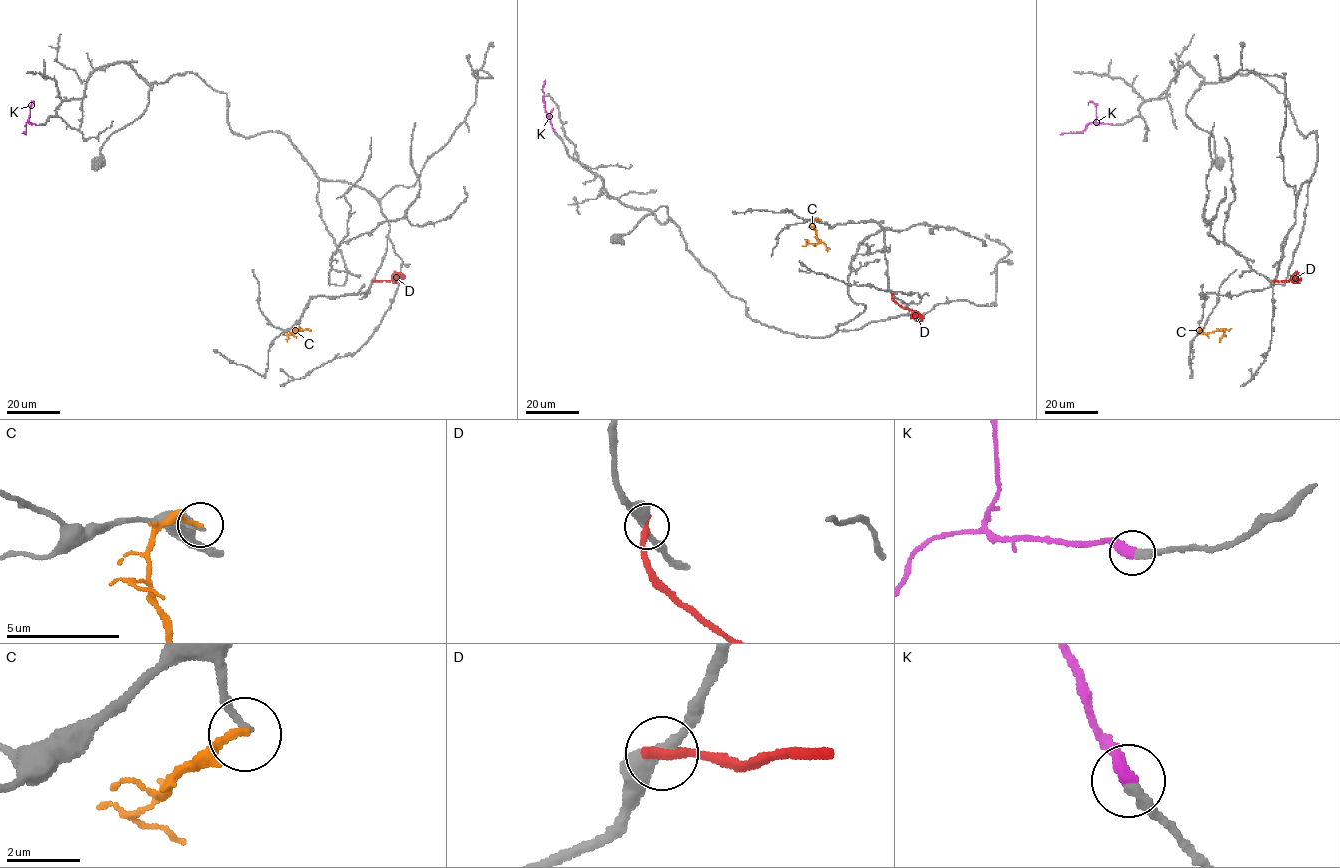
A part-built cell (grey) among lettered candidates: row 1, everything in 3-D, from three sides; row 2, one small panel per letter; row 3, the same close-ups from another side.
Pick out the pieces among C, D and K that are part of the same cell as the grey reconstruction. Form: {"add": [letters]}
{"add": ["K"]}

